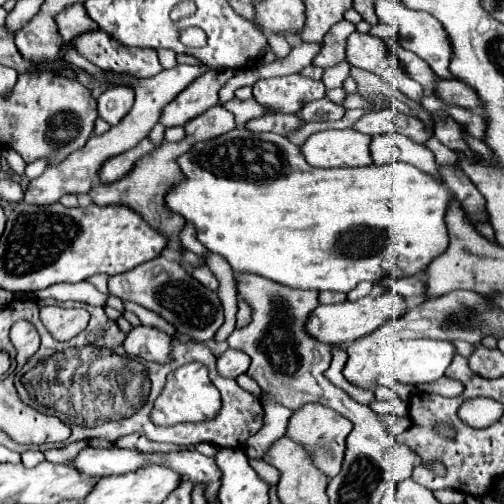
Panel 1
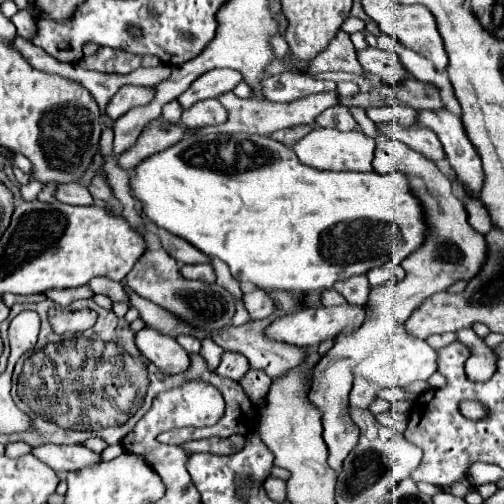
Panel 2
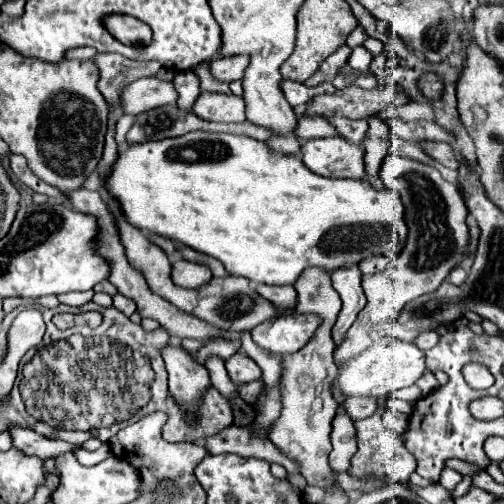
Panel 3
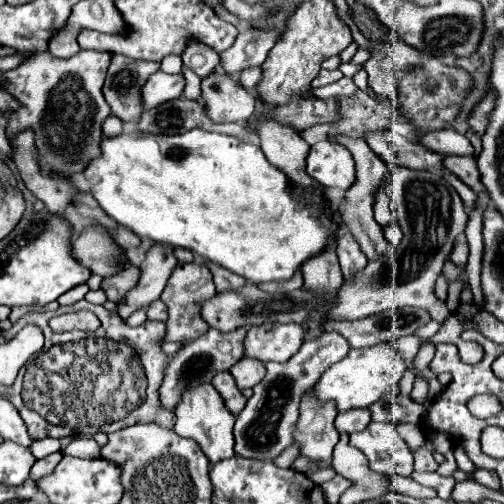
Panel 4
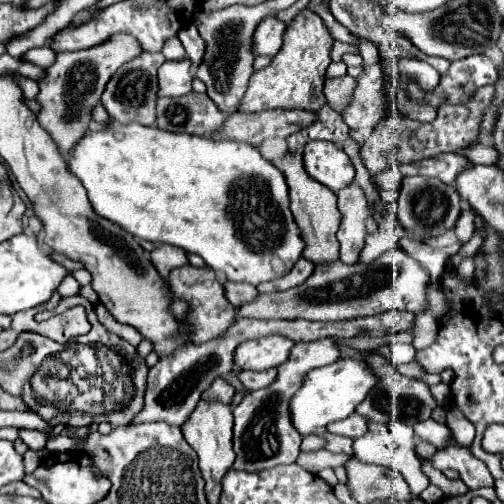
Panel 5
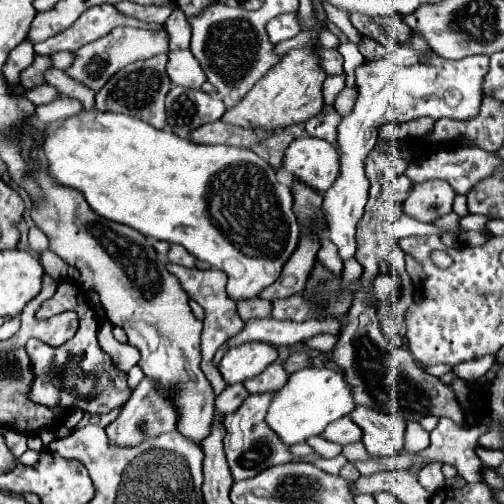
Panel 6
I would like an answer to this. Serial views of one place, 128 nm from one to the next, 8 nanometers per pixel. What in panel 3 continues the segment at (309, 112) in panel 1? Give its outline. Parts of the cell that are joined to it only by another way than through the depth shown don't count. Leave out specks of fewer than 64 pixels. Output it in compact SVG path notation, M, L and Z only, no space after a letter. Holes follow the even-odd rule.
M330 116L326 120L336 128L336 132L342 138L346 138L350 142L356 142L356 144L362 144L364 134L368 130L366 120L350 120L350 118L336 118L336 116Z

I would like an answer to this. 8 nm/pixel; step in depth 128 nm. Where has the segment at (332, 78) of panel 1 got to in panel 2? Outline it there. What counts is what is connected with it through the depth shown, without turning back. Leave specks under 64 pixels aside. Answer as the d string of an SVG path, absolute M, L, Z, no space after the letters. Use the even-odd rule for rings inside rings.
M338 90L316 94L316 96L308 96L304 100L294 100L294 102L288 102L288 104L276 104L276 102L260 100L256 96L250 98L250 100L240 100L232 92L230 94L222 94L218 100L228 110L228 120L222 126L218 126L220 132L228 132L228 134L248 132L248 134L264 134L266 136L266 134L272 134L272 132L282 130L282 128L292 128L296 124L314 124L316 116L338 102Z

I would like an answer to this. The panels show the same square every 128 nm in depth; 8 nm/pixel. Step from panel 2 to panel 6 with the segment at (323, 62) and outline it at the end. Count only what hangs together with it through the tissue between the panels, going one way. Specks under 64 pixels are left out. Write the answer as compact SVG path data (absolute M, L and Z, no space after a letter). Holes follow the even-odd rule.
M356 86L344 88L334 100L334 108L340 116L348 116L348 112L352 112L354 104L356 104Z

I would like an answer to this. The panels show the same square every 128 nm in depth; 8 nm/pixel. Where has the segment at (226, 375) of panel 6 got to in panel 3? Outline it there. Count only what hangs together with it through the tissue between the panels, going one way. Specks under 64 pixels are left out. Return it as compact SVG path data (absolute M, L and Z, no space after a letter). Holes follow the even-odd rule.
M280 314L258 324L252 330L252 338L262 350L284 356L304 348L320 324L322 318L316 314Z

